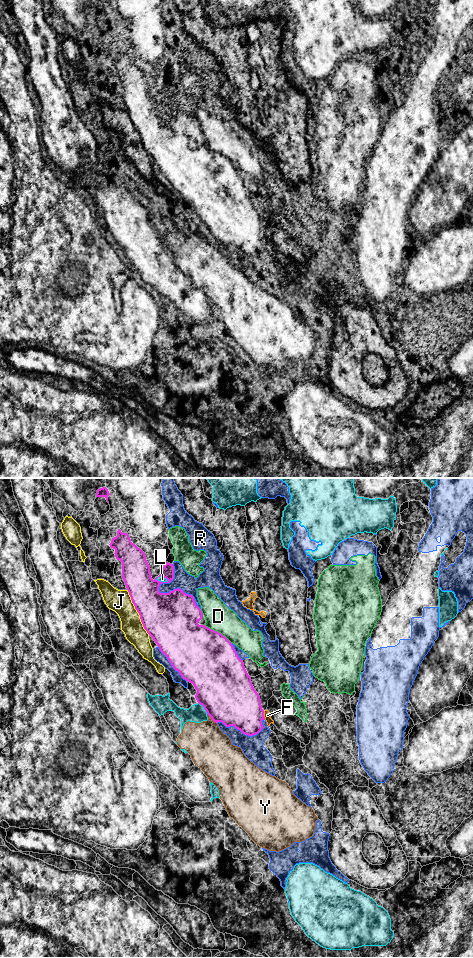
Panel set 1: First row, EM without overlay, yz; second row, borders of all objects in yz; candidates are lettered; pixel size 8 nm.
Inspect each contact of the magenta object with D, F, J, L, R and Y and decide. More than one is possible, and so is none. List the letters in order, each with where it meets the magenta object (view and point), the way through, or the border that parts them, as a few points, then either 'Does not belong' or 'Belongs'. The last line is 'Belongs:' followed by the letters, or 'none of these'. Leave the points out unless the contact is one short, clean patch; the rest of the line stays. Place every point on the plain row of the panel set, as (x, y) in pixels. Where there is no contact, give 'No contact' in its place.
D: Touches magenta at yz (218, 152). Does not belong
F: Touches magenta at yz (263, 235). Boundary: yz (263, 231), (265, 238). Does not belong
J: Touches magenta at yz (137, 131). Does not belong
L: Touches magenta at yz (204, 228). Does not belong
R: Touches magenta at yz (166, 113). Does not belong
Y: Touches magenta at yz (212, 239). Boundary: yz (208, 234), (216, 243). Does not belong
Belongs: none of these

